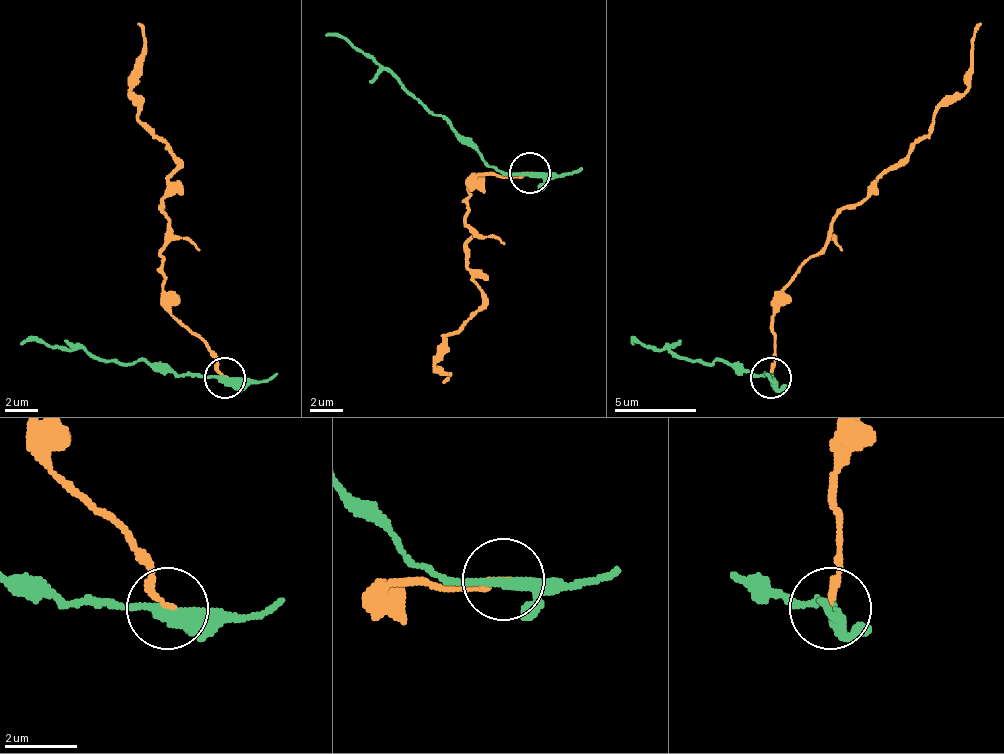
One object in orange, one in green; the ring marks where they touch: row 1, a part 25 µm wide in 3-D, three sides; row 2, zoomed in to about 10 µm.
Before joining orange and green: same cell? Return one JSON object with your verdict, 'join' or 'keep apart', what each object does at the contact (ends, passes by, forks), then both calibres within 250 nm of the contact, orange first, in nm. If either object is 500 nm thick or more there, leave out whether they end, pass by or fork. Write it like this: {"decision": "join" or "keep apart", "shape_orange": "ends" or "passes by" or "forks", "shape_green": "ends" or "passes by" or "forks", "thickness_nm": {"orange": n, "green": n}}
{"decision": "keep apart", "shape_orange": "ends", "shape_green": "passes by", "thickness_nm": {"orange": 180, "green": 320}}

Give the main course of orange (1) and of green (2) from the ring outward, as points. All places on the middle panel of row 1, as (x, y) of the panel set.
1: (528, 174), (475, 178), (466, 268), (483, 301), (442, 338), (438, 363), (450, 375), (442, 383)
2: (528, 174), (499, 174), (388, 71), (343, 38), (326, 34)

